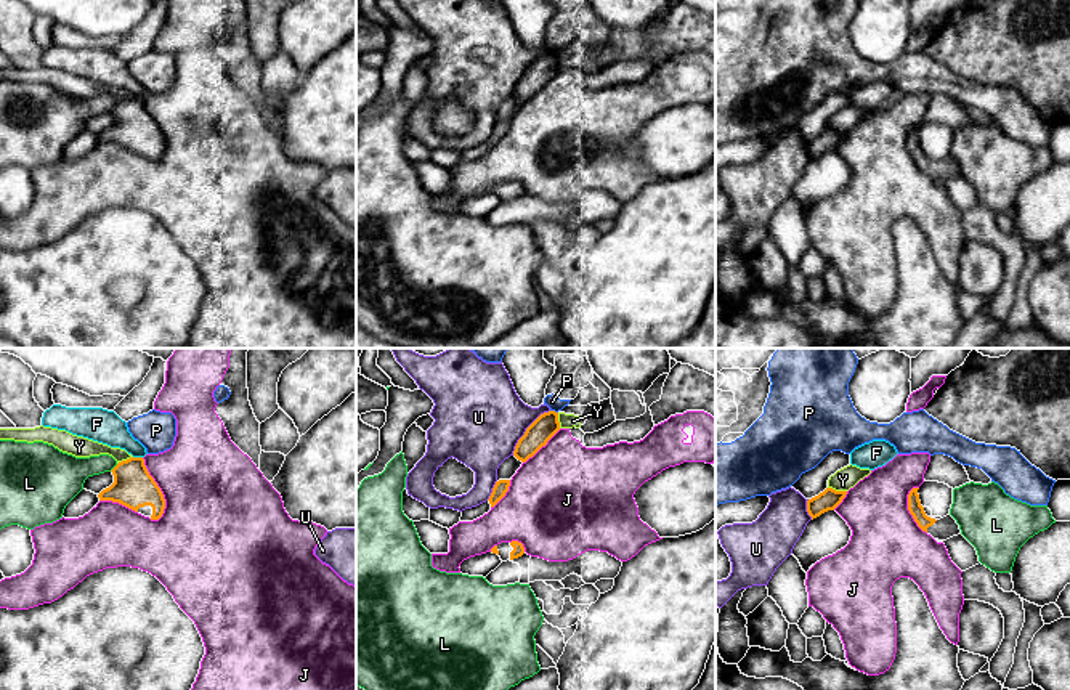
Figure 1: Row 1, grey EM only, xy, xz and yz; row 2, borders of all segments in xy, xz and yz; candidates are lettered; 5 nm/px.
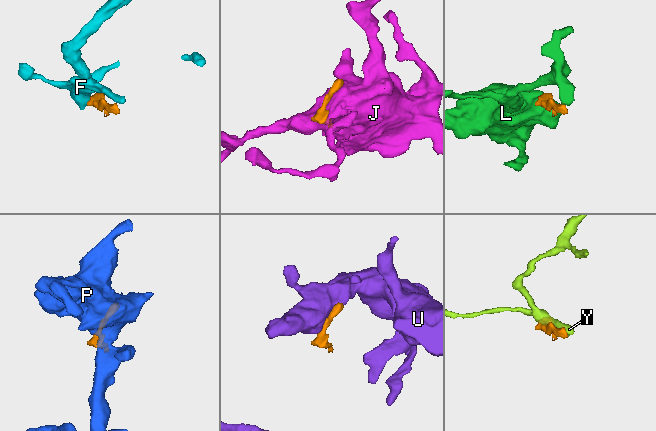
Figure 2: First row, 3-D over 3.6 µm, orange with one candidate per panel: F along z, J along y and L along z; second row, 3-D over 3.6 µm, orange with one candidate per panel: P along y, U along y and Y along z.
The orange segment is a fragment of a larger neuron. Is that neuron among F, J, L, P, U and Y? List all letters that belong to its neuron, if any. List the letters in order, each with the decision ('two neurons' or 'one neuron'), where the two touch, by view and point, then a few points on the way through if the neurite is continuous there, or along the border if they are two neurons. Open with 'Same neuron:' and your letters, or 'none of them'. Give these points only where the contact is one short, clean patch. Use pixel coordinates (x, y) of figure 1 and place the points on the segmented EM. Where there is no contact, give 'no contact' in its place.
Same neuron: none of them
F: two neurons | xy (138, 458) | along xy (133, 456), (141, 458)
J: two neurons | xy (159, 490)
L: two neurons | xy (114, 467) | along xy (117, 464), (109, 470)
P: two neurons | xz (554, 411) | along xz (551, 409), (557, 413)
U: two neurons | xz (526, 430)
Y: two neurons | yz (838, 491)

